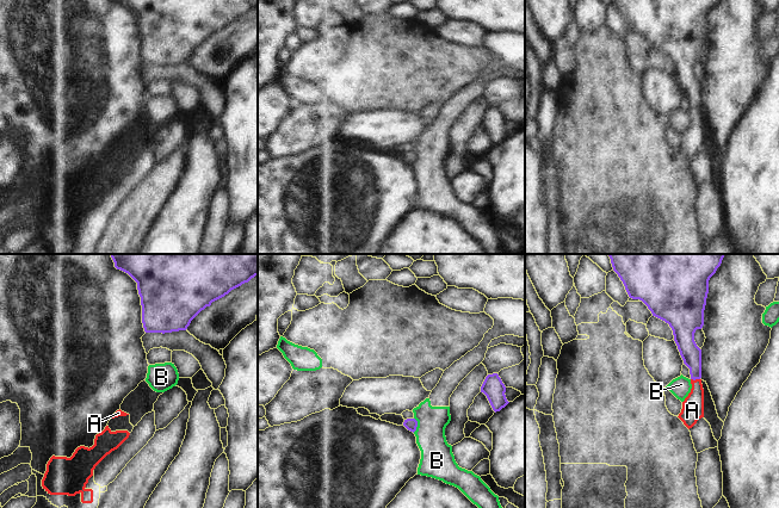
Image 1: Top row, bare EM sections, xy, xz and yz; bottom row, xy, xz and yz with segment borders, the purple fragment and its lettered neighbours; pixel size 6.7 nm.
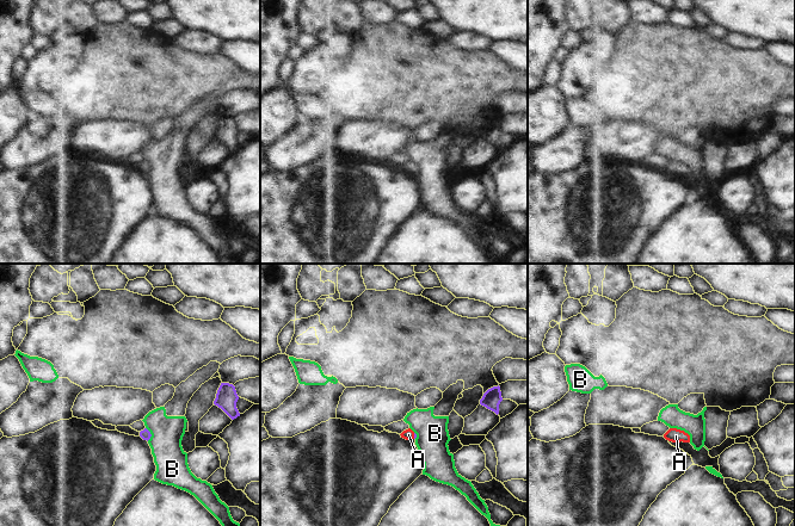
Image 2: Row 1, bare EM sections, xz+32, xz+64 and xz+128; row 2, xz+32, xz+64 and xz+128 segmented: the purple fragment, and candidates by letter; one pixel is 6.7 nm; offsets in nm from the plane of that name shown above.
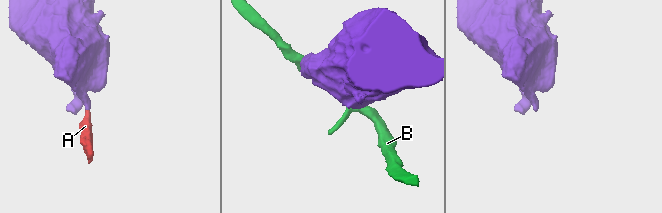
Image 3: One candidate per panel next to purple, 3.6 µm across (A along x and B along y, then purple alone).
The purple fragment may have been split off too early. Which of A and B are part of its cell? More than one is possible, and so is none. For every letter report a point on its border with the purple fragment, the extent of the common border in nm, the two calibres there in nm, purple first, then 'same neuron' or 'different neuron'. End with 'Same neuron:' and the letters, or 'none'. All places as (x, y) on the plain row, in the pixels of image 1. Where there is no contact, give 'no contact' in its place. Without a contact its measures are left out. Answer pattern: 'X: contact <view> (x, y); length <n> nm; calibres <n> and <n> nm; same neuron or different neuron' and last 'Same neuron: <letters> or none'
A: contact yz (696, 111); length 60 nm; calibres 140 and 150 nm; same neuron
B: contact xz (416, 158); length 100 nm; calibres 80 and 220 nm; different neuron
Same neuron: A

